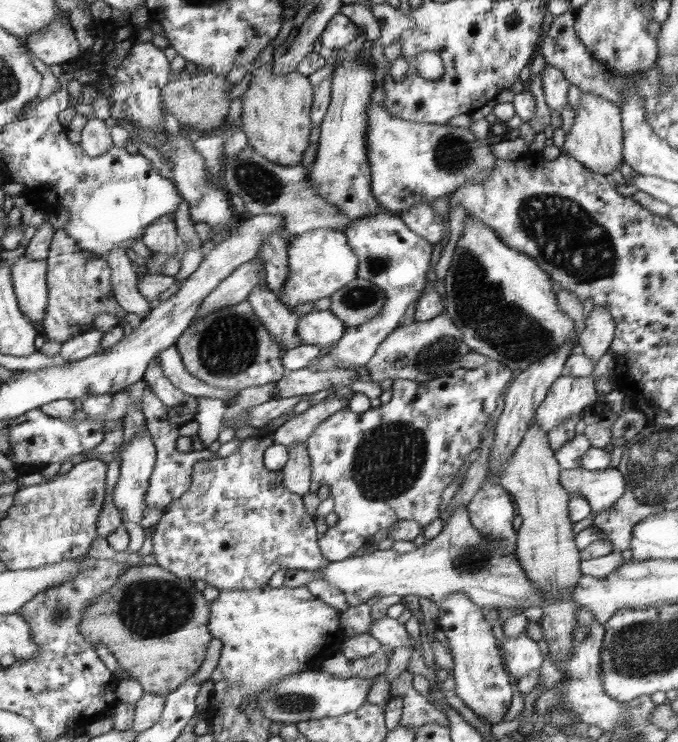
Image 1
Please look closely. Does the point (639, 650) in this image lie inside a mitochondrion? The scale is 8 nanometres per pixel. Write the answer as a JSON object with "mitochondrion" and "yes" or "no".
{"mitochondrion":"yes"}

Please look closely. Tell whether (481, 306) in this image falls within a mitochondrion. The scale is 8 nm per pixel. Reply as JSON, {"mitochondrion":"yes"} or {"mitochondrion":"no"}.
{"mitochondrion":"yes"}

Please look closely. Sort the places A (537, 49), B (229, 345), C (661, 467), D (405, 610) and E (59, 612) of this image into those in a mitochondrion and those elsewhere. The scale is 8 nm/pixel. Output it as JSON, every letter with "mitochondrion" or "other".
{"A":"other","B":"mitochondrion","C":"mitochondrion","D":"other","E":"mitochondrion"}

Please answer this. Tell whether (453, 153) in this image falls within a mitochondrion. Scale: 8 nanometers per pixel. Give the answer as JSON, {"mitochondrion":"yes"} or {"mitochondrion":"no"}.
{"mitochondrion":"yes"}

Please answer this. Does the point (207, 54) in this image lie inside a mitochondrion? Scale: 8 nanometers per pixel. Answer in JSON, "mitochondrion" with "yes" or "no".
{"mitochondrion":"no"}

